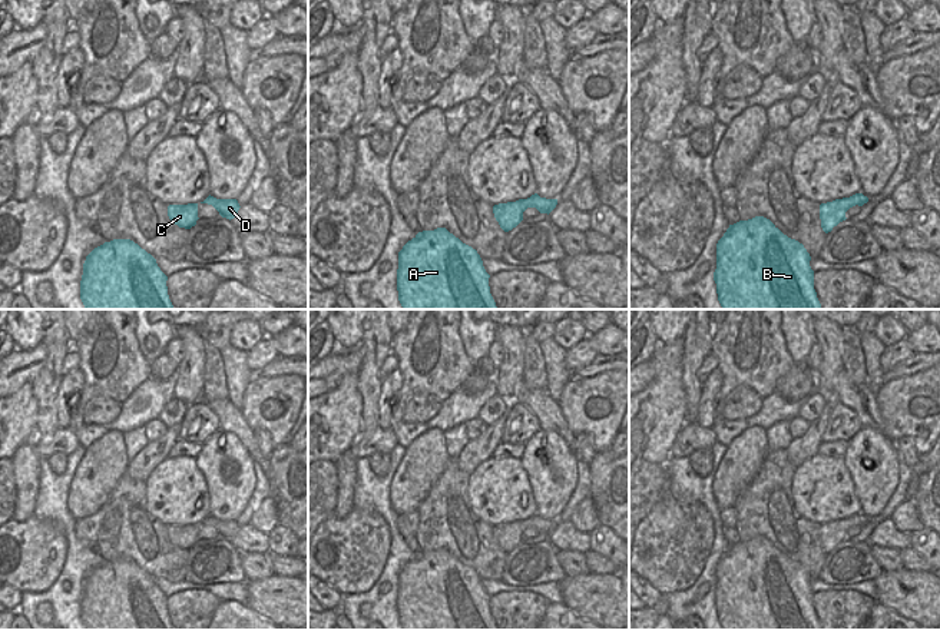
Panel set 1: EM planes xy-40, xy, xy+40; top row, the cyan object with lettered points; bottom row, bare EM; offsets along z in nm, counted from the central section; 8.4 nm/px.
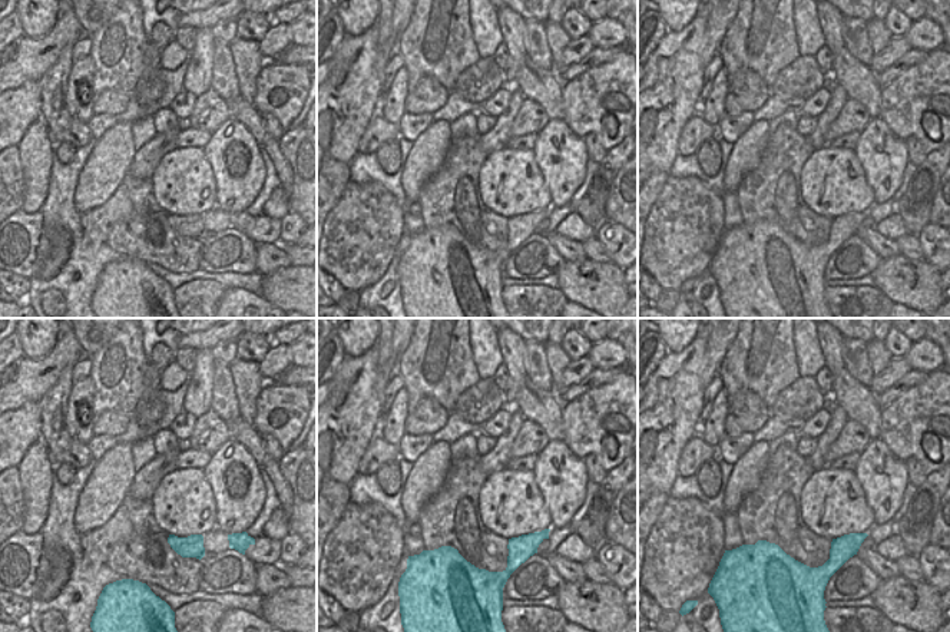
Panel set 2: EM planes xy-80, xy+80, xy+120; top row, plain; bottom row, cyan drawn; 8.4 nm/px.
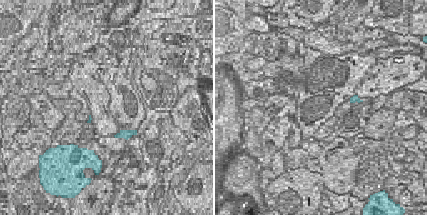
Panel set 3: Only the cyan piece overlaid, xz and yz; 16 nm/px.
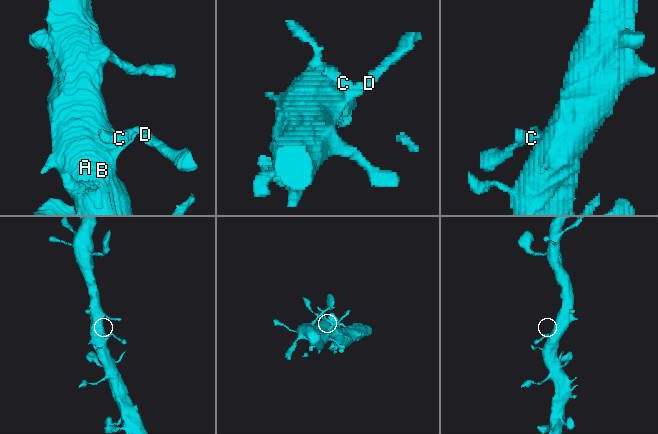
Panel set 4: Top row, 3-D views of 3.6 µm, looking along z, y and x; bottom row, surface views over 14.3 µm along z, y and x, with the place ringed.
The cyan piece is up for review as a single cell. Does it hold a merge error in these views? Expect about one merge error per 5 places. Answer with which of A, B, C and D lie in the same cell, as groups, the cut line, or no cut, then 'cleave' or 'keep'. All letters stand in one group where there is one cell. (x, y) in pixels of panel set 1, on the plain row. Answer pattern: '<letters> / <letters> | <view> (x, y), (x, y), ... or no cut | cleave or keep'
A B C D | no cut | keep

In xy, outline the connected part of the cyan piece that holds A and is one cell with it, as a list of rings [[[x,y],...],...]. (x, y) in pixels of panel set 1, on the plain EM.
[[[446,548],[418,553],[398,573],[403,630],[497,630],[476,570]]]

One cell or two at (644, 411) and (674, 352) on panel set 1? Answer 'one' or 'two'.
one

